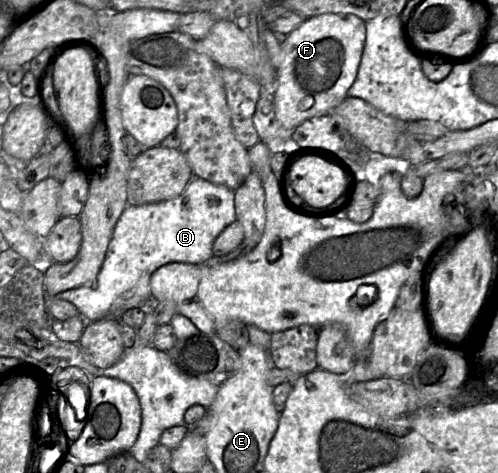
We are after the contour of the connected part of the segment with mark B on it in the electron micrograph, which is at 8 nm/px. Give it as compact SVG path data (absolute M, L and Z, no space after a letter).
M194 177L185 190L173 199L140 206L128 205L115 225L105 260L93 284L48 296L74 304L87 322L107 316L118 319L122 312L129 308L151 308L154 299L151 296L150 279L153 272L171 262L203 264L213 256L212 248L218 235L236 220L234 190Z

